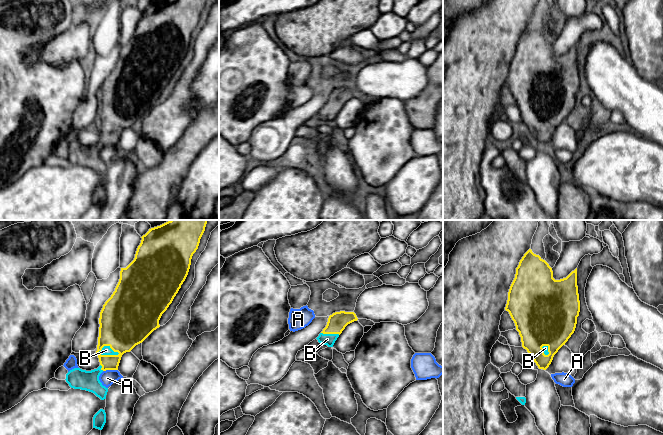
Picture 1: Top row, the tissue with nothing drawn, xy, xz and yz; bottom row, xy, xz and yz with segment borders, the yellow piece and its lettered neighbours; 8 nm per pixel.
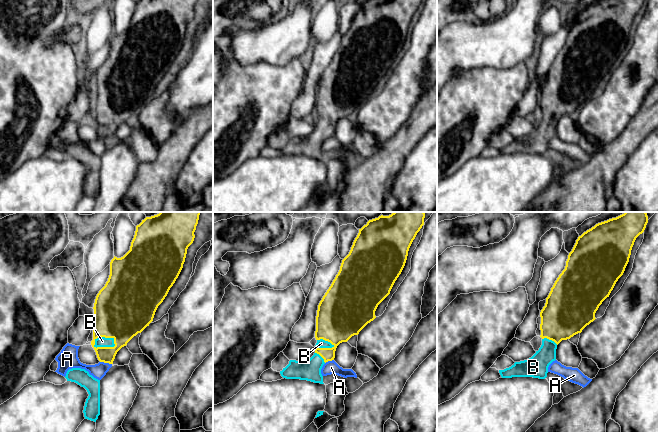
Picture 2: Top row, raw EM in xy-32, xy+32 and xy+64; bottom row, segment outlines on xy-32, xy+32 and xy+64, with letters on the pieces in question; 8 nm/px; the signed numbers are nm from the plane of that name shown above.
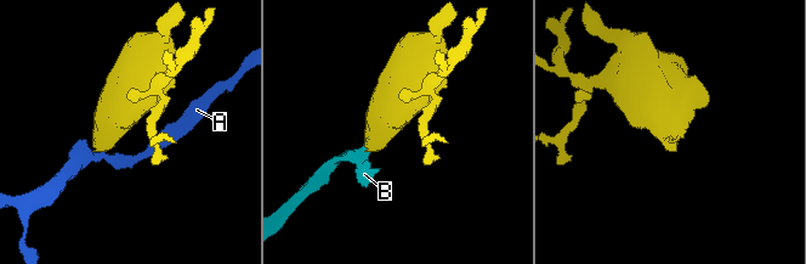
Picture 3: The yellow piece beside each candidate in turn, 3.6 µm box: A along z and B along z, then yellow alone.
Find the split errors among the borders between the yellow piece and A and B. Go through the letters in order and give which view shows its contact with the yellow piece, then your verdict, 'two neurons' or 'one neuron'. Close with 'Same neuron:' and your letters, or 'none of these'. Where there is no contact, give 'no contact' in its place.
A: meets yellow in xy; two neurons
B: meets yellow in xy; one neuron
Same neuron: B

